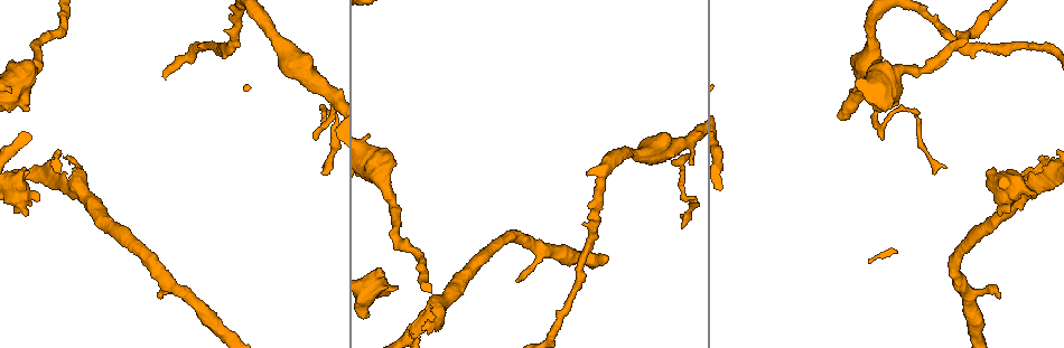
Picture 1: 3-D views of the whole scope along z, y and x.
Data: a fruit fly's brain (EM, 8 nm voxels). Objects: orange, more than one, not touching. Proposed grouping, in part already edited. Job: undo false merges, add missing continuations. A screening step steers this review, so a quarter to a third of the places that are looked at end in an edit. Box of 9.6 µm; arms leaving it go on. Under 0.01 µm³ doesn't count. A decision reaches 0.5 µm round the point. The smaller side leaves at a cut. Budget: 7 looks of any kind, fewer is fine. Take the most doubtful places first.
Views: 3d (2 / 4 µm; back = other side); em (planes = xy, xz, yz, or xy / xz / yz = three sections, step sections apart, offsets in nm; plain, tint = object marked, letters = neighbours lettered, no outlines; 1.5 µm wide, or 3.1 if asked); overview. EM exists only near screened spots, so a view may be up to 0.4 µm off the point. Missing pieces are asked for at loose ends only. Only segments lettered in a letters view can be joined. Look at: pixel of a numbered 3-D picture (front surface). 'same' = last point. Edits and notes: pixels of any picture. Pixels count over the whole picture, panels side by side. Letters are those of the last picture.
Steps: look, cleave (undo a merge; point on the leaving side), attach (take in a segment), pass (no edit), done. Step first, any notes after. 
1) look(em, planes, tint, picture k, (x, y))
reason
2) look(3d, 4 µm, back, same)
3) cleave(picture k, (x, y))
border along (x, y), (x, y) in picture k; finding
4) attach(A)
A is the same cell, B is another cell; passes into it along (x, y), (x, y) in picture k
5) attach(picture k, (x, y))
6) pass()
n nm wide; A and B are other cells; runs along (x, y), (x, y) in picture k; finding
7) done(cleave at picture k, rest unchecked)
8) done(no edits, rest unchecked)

look(3d, 4 µm, picture 1, (162, 296))
an open end

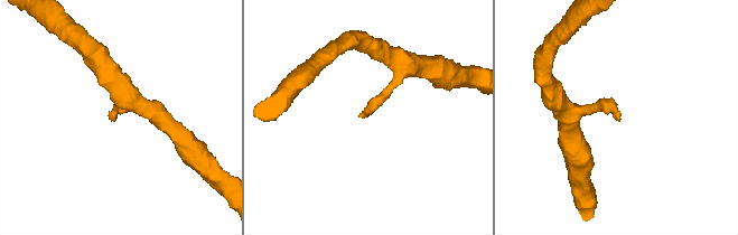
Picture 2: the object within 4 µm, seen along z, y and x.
look(em, planes, letters, picture 2, (618, 118))

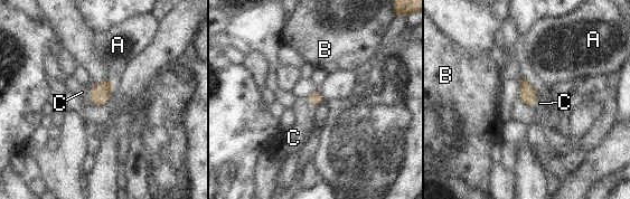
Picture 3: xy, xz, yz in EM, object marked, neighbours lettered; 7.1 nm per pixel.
attach(C)
C is the same cell, A and B are other cells; passes into it along (100, 93), (91, 93), (82, 92) in picture 3; it goes on there

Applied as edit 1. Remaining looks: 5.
look(overview)

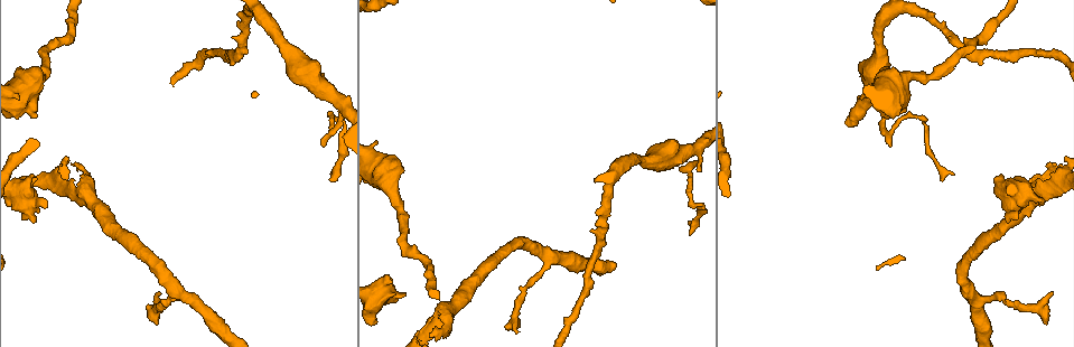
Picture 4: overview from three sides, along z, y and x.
look(em, planes, letters, picture 4, (293, 61))
thick turns thin

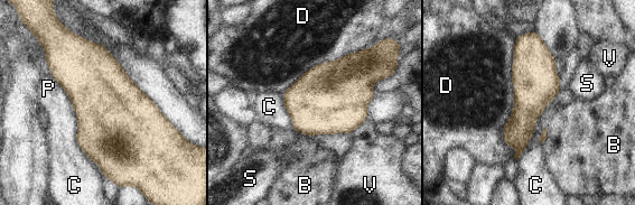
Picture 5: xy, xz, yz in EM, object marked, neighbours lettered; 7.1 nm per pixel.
pass()
B, C, D, P, S and V are other cells; border along (515, 37), (503, 128), (512, 157) in picture 5; one neuron here

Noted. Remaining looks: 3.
done(attach at picture 3, rest unchecked)

